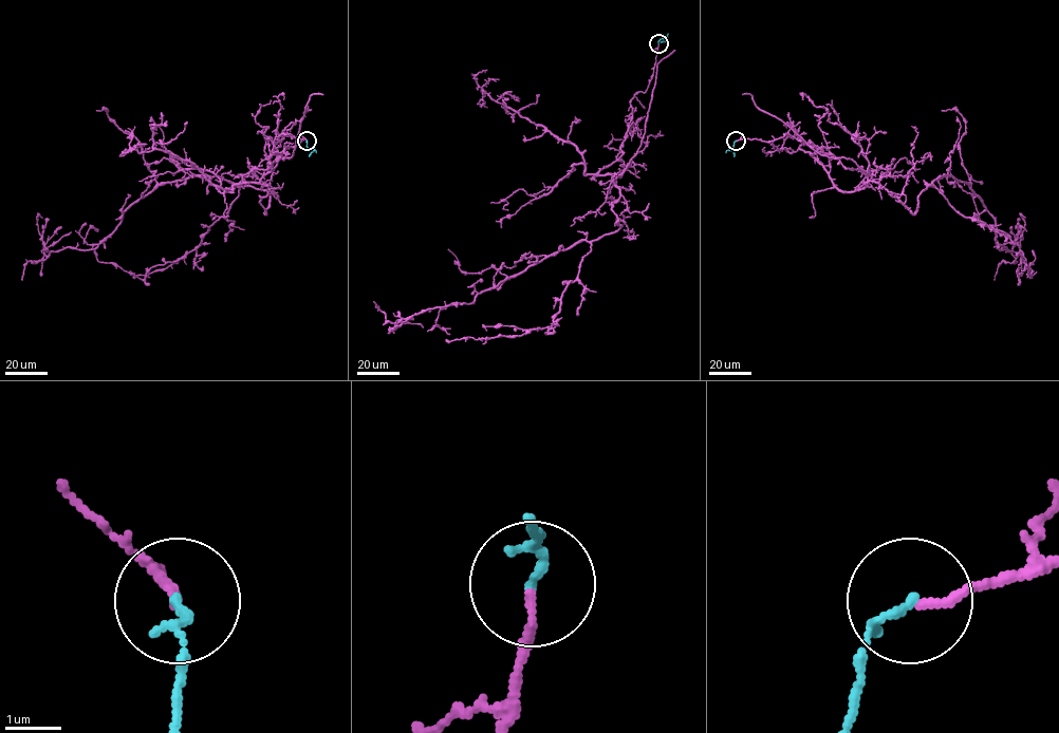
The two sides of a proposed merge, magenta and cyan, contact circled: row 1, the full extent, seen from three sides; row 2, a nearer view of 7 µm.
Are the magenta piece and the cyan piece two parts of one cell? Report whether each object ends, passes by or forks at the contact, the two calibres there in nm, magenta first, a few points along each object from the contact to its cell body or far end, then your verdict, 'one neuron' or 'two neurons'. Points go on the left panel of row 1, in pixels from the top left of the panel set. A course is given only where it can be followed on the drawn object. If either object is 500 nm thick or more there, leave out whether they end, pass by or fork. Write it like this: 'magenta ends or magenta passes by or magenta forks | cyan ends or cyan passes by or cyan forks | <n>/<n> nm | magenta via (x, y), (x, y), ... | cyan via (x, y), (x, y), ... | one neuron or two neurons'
magenta ends | cyan passes by | 150/120 nm | magenta via (307, 141), (282, 134), (242, 176), (265, 213), (265, 190), (192, 175), (94, 248), (45, 256), (42, 218) | cyan via (307, 141), (307, 146), (314, 150), (309, 156) | one neuron

